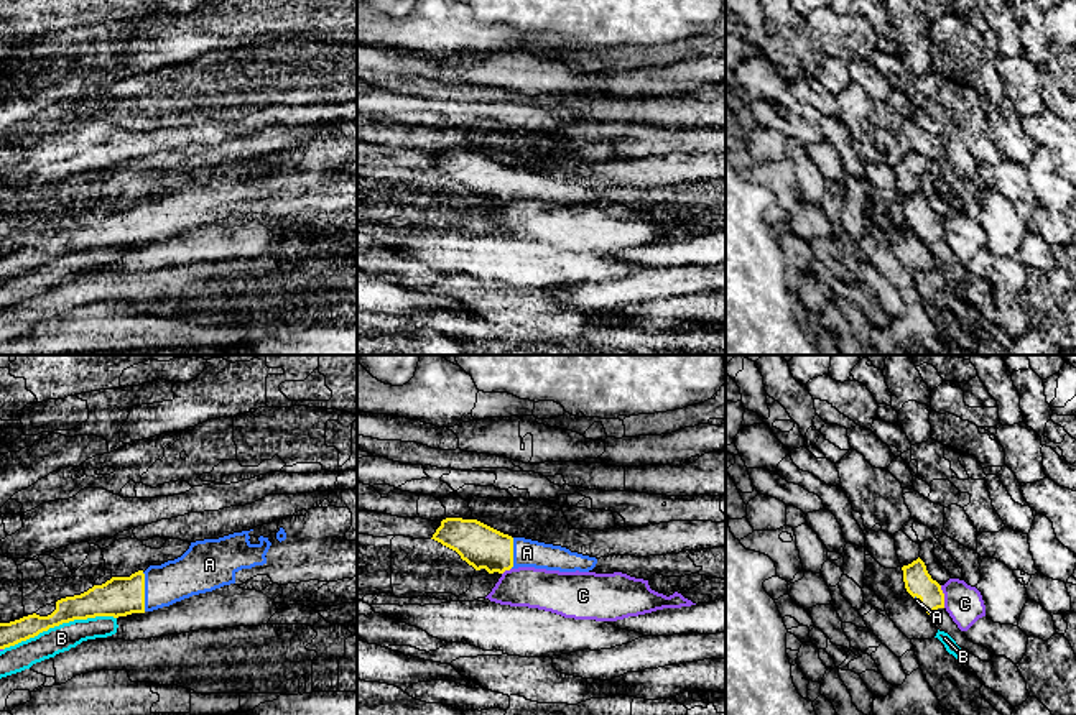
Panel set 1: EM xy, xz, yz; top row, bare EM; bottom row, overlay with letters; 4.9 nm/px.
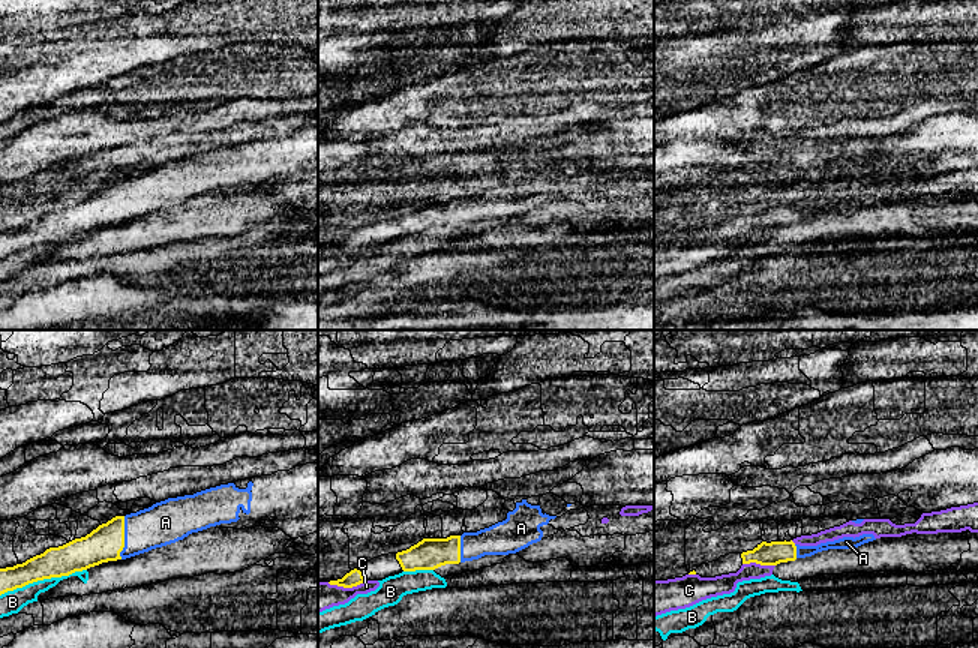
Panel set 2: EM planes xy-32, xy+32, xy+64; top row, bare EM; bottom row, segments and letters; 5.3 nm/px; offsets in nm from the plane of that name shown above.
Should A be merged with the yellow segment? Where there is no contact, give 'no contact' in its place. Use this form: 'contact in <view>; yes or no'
contact in xy; yes

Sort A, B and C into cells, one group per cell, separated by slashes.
A / B / C

